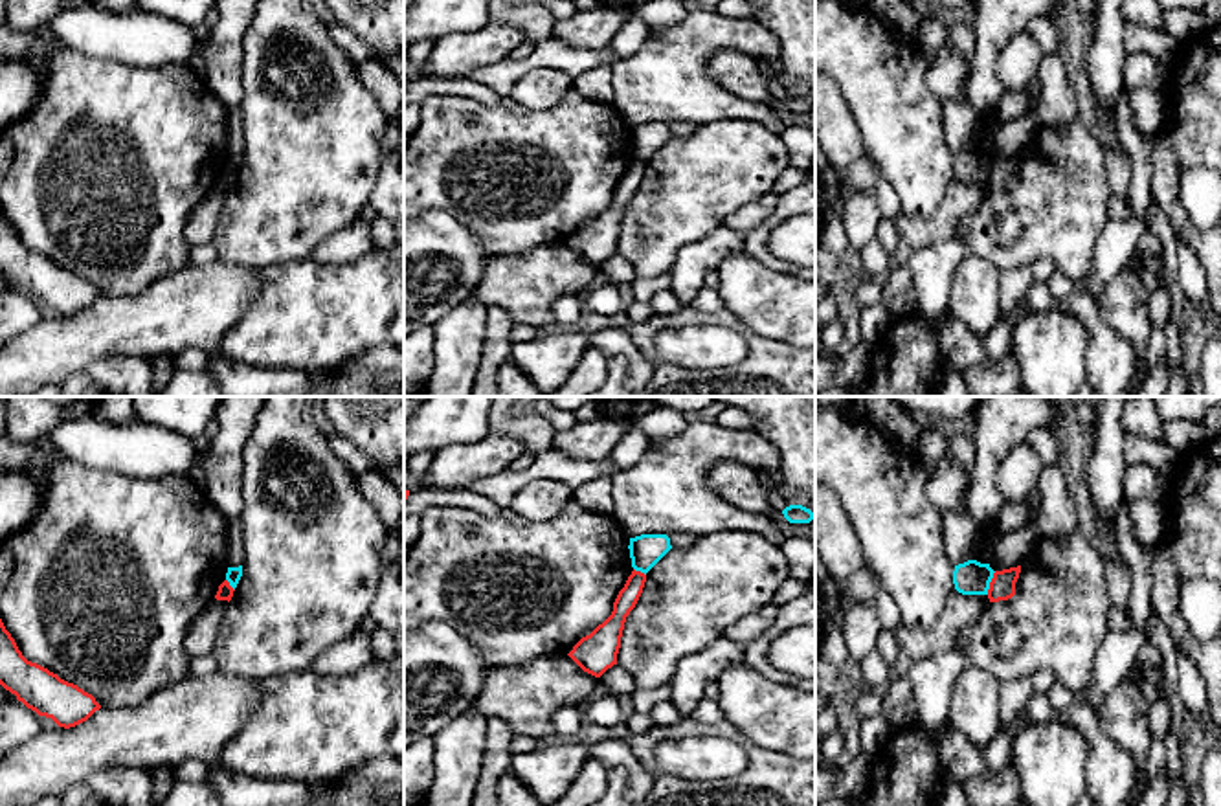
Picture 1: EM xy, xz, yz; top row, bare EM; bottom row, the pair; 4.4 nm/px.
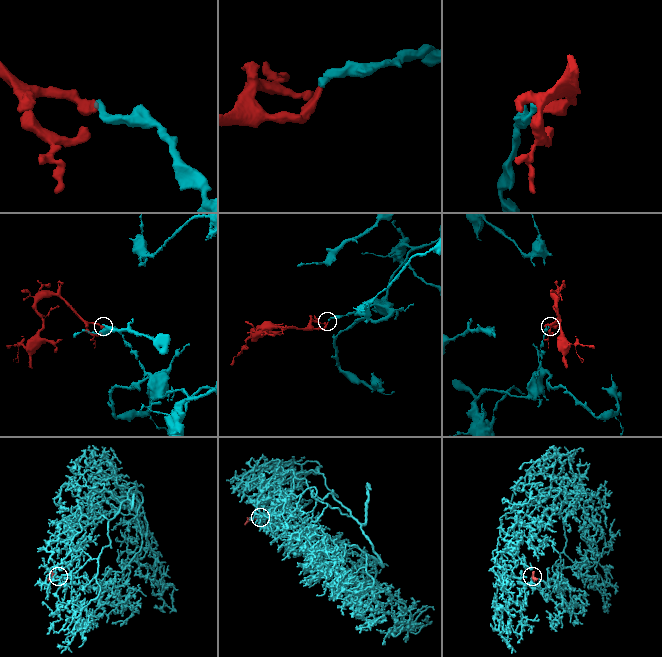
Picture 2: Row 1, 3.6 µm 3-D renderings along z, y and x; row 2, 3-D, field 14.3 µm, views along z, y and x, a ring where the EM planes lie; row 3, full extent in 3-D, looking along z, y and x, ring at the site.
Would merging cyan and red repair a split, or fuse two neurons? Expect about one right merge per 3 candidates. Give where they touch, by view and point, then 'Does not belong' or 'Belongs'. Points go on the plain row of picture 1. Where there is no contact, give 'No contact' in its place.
Touches cyan at yz (990, 169). Does not belong

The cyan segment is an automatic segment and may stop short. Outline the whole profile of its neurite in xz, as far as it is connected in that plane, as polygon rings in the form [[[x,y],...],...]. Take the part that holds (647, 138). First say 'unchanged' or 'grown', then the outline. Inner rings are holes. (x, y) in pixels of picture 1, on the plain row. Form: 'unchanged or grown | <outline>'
unchanged | [[[641,123],[630,127],[632,156],[641,162],[648,162],[670,138],[670,127],[667,123]]]

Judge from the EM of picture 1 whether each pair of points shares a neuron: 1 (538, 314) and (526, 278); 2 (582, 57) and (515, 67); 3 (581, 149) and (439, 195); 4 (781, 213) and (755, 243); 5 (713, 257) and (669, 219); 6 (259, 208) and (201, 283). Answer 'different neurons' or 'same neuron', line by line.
1: same neuron
2: same neuron
3: same neuron
4: same neuron
5: different neurons
6: different neurons

